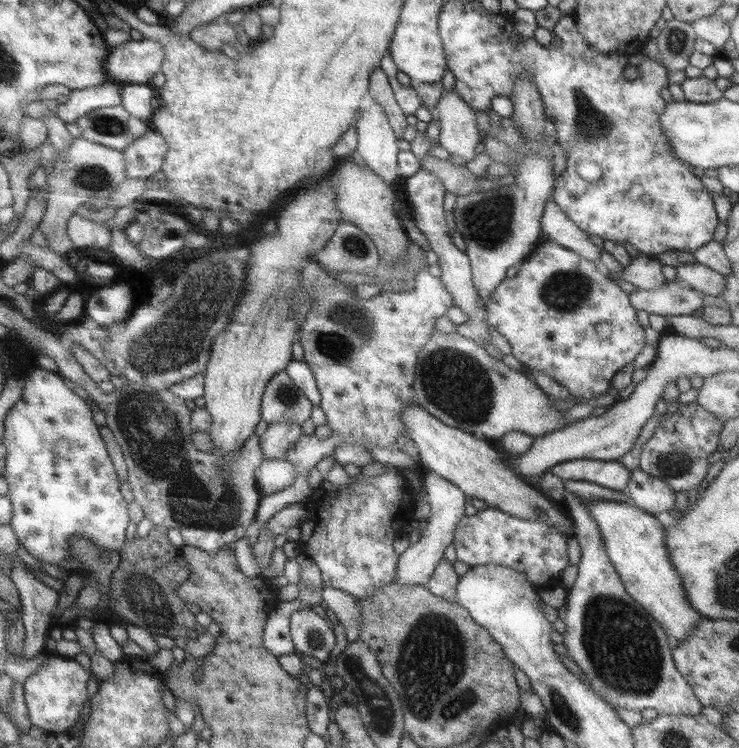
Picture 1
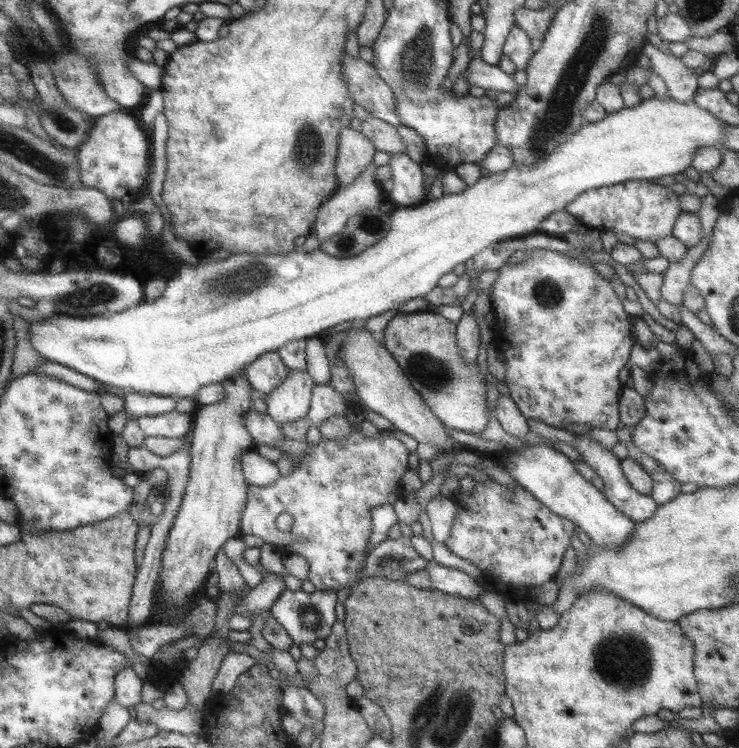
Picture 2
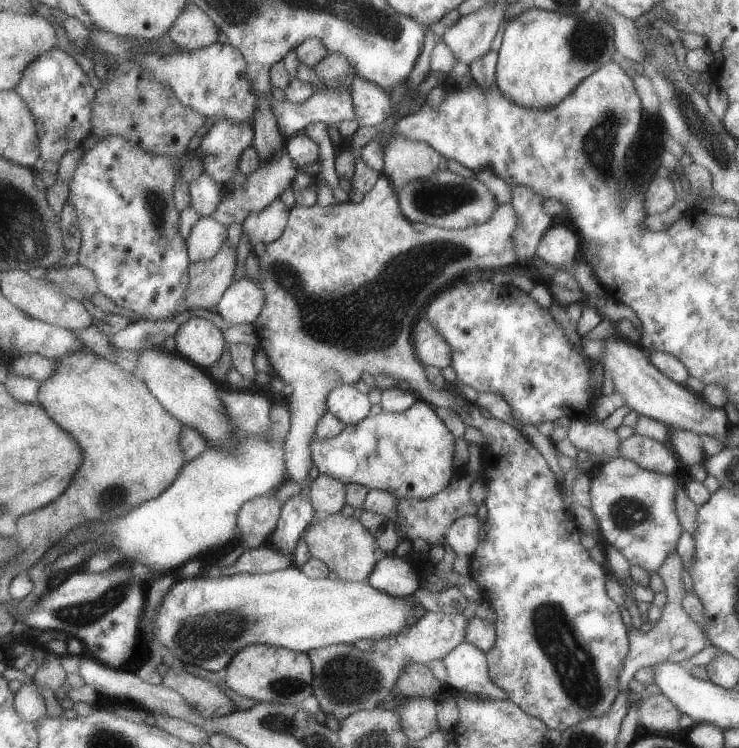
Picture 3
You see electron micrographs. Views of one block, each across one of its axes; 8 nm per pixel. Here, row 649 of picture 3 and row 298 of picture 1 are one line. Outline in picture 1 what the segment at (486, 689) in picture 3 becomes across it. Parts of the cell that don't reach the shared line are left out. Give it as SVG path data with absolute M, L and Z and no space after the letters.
M422 169L418 170L414 176L407 178L406 182L406 192L408 193L407 206L410 208L410 212L412 212L412 218L414 218L416 226L426 235L430 242L431 250L438 256L442 274L440 278L443 286L446 286L447 292L454 298L454 305L469 316L468 321L460 326L456 326L455 330L458 334L465 336L469 340L474 340L479 346L485 348L484 341L489 341L492 344L490 332L487 329L490 324L486 320L486 305L477 296L468 255L458 249L450 237L452 229L446 223L446 212L443 206L444 194L446 194L447 190L444 188L440 178L436 178L432 172L426 172L426 170Z

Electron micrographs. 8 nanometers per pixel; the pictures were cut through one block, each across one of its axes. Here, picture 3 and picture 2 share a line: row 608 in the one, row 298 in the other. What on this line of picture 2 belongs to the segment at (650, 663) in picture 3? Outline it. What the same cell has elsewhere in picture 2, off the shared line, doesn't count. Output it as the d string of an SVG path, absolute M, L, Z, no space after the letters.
M711 235L702 239L697 245L687 250L686 256L680 262L672 262L664 272L662 284L662 299L676 307L682 307L686 289L692 282L692 271L700 256L708 248Z

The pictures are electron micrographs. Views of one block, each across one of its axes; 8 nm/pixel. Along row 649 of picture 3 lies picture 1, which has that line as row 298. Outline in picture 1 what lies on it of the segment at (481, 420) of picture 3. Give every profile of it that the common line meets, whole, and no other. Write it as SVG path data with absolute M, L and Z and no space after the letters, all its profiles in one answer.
M543 239L538 247L518 265L518 272L514 278L505 278L501 284L498 284L496 290L494 290L492 298L489 300L489 304L486 308L486 320L493 329L500 332L508 343L512 346L512 355L531 372L532 370L538 370L538 372L544 372L548 374L552 380L556 380L558 384L562 384L564 388L570 392L572 396L578 398L577 402L588 402L588 400L594 400L602 394L606 394L608 390L612 388L612 378L616 376L619 370L622 370L627 364L633 363L635 358L640 354L645 347L645 329L638 322L636 309L631 306L629 295L610 279L609 276L603 274L598 270L594 261L586 260L583 256L572 252L569 248L564 248L560 244L550 242Z

